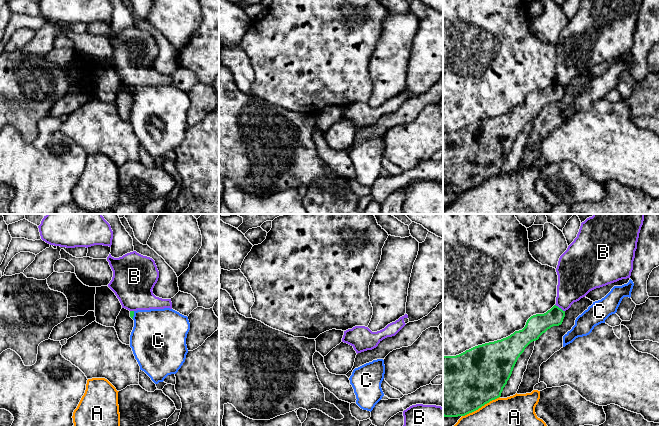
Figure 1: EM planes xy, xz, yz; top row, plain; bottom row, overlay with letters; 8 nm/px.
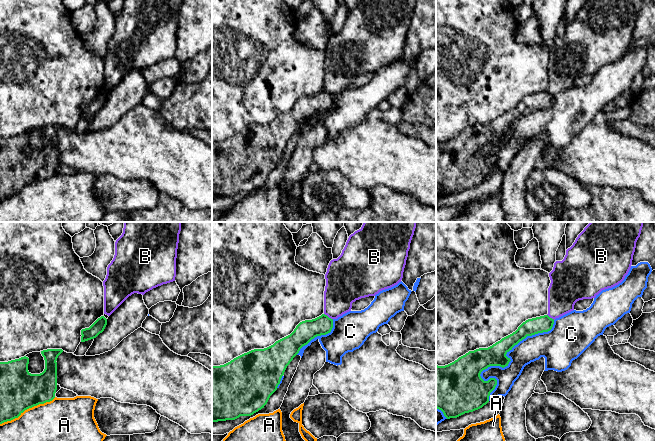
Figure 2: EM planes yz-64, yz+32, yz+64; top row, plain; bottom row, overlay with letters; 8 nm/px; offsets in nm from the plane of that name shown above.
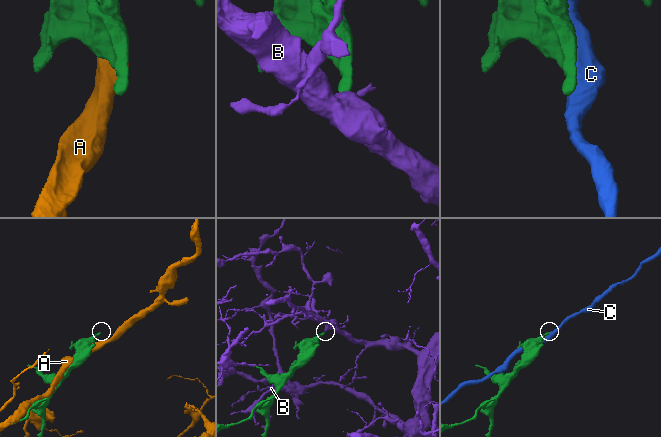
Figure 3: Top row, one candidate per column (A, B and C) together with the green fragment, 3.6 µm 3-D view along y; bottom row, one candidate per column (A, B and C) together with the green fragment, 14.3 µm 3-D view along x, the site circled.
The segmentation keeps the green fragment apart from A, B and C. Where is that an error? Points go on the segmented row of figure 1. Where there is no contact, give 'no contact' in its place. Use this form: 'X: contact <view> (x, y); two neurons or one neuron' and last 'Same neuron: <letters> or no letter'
A: contact yz (480, 407); two neurons
B: contact yz (560, 308); two neurons
C: contact xy (133, 315); two neurons
Same neuron: no letter

